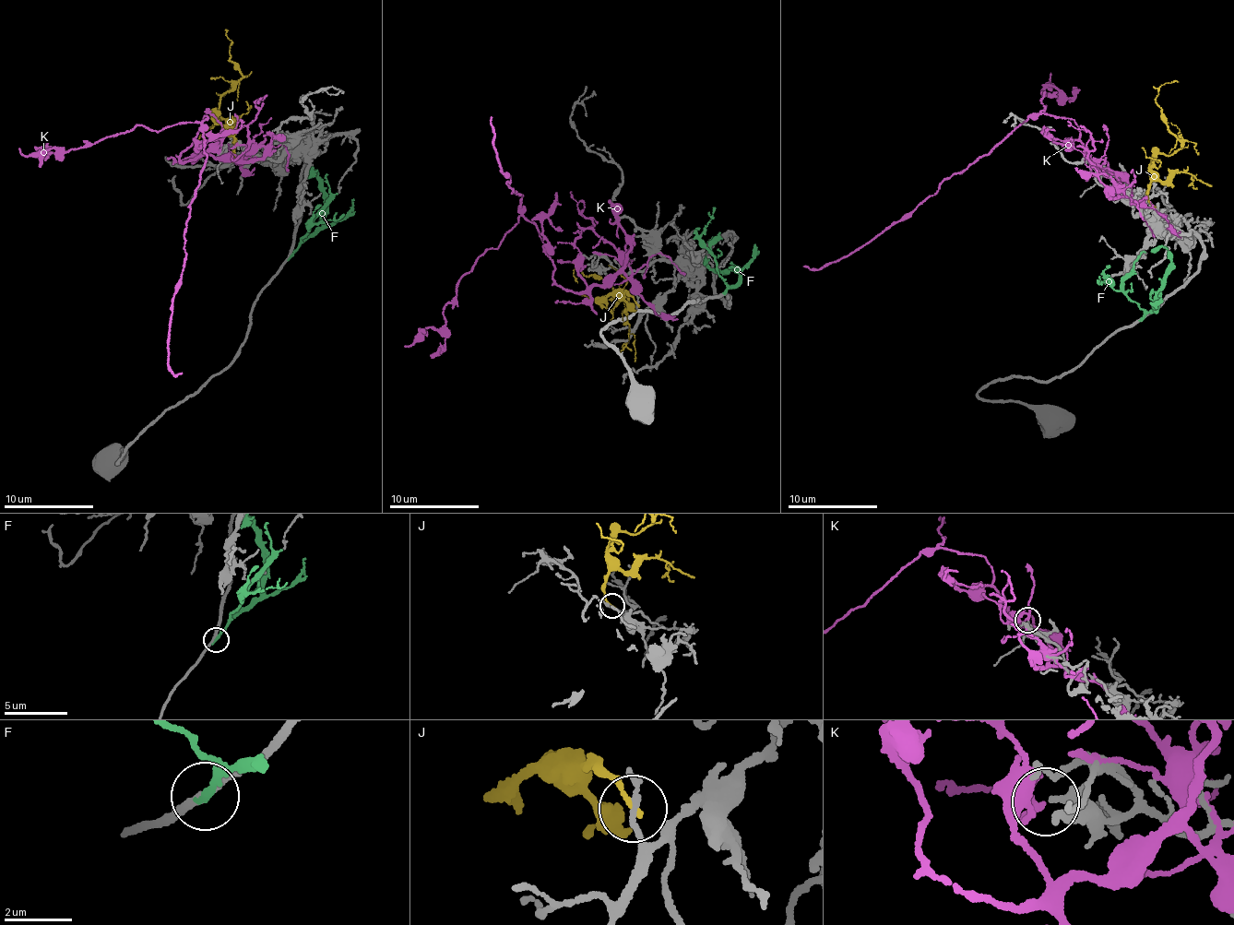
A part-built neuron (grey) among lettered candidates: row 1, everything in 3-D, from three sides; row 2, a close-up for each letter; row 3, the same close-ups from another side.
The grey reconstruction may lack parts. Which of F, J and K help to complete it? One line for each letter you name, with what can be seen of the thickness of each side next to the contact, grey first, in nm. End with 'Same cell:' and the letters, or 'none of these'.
Same cell: none of these

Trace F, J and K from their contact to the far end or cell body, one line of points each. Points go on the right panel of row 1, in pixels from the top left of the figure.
F: (1141, 319), (1157, 307), (1156, 291), (1165, 284), (1169, 259), (1163, 248), (1151, 253)
J: (1154, 205), (1147, 197), (1152, 161), (1162, 153), (1182, 148), (1169, 132), (1155, 98), (1159, 86), (1179, 82)
K: (1105, 165), (1114, 173), (1090, 160), (1073, 119), (1033, 116), (910, 213), (817, 270), (804, 265)

